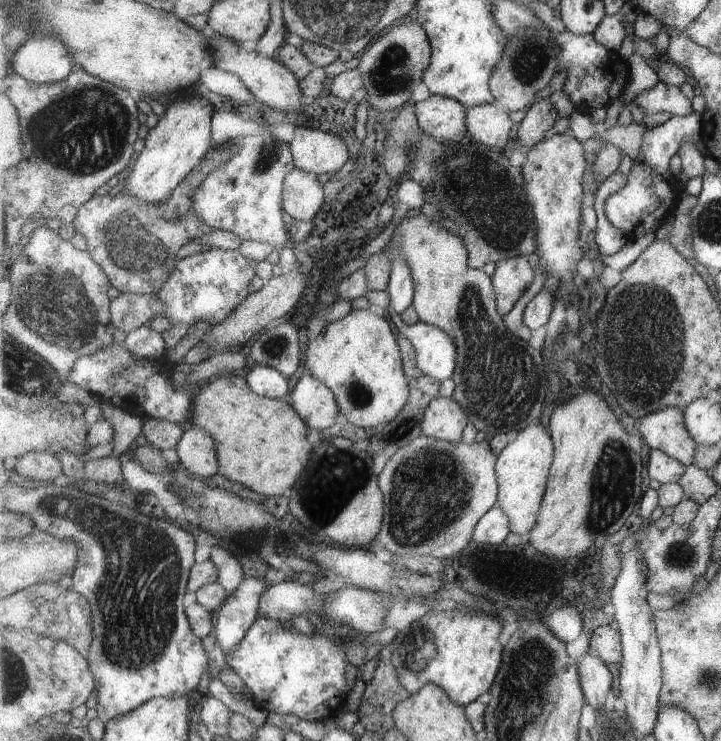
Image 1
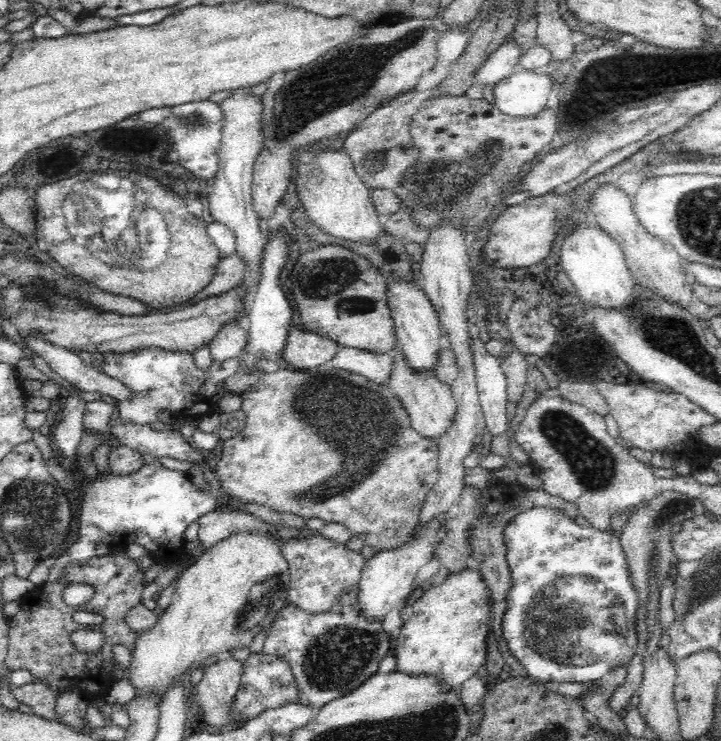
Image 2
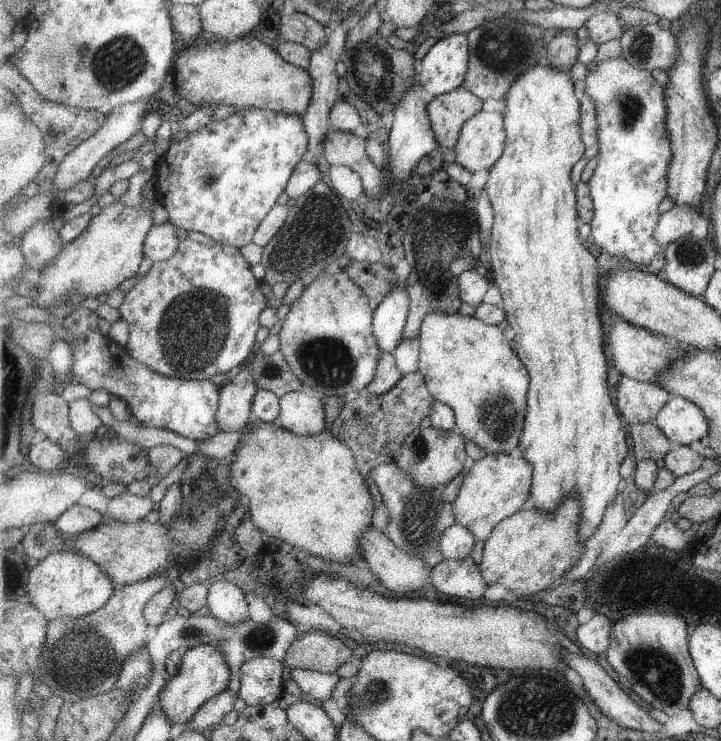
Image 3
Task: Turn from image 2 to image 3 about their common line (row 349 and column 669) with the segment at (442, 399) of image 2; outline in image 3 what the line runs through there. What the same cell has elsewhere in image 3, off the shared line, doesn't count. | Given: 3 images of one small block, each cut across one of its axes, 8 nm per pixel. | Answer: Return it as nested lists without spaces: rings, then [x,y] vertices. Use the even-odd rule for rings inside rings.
[[[621,375],[616,388],[615,404],[629,424],[654,423],[659,412],[671,400],[671,393],[661,385]]]

